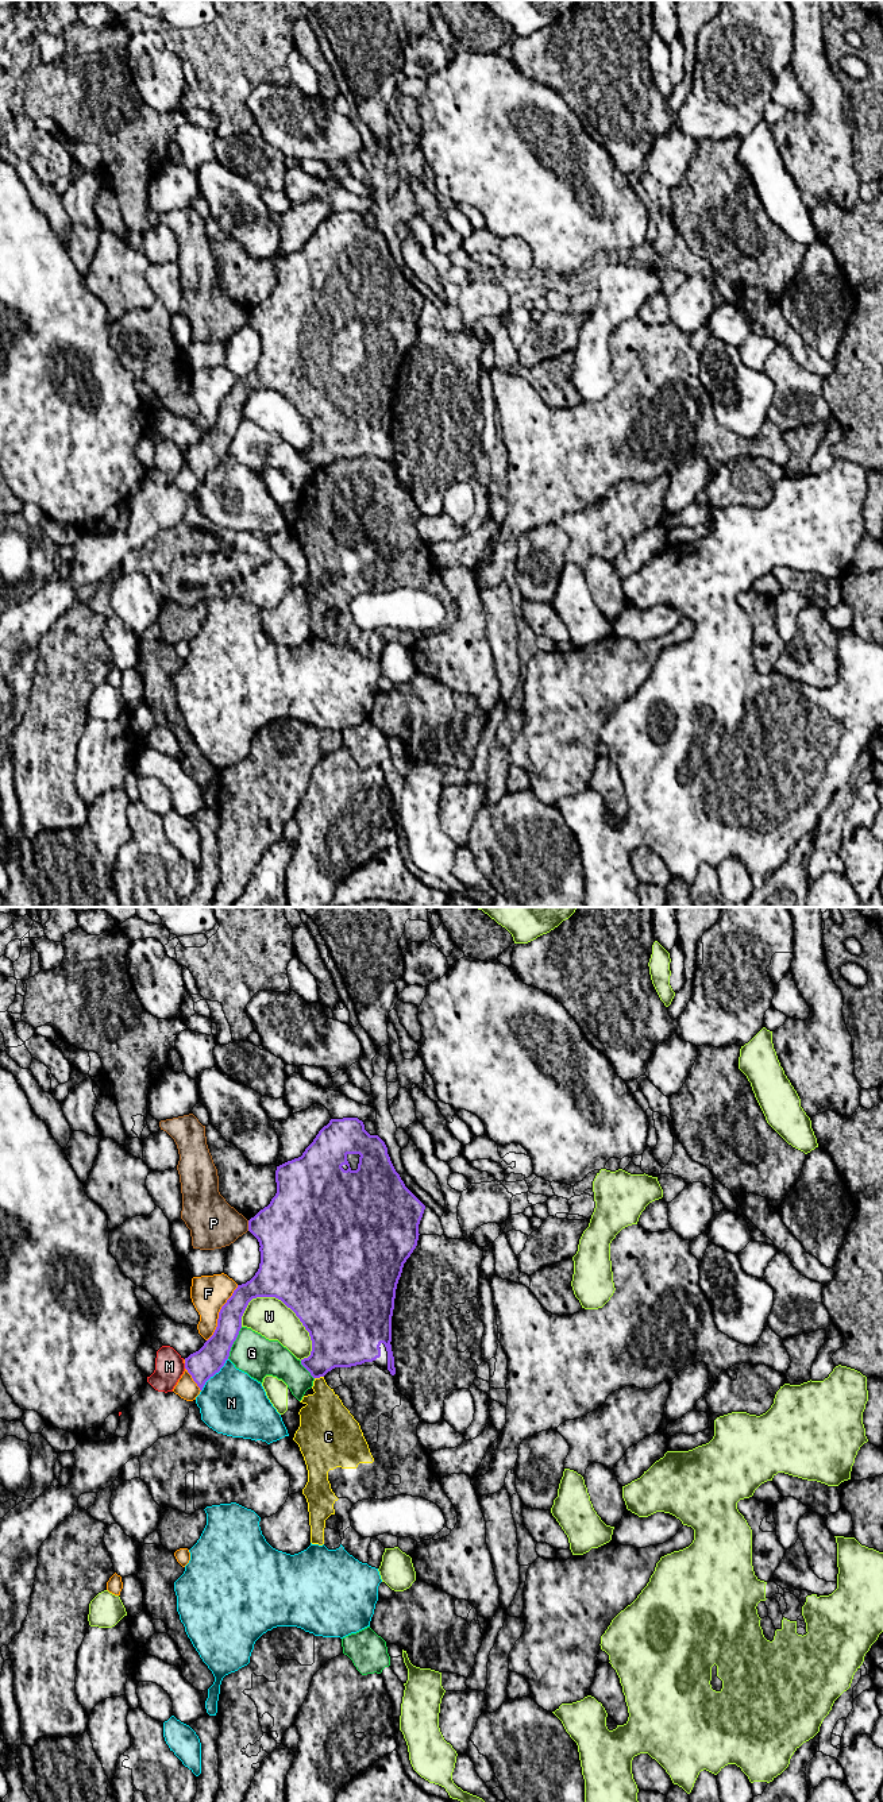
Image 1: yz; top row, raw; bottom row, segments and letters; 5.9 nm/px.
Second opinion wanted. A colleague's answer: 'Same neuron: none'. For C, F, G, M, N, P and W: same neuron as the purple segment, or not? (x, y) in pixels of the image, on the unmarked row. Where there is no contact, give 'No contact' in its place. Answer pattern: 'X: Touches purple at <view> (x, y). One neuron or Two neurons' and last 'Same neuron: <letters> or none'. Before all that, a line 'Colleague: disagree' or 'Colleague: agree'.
Colleague: agree
C: Touches purple at yz (319, 470). Two neurons
F: Touches purple at yz (219, 406). Two neurons
G: Touches purple at yz (232, 436). Two neurons
M: Touches purple at yz (185, 459). Two neurons
N: Touches purple at yz (213, 467). Two neurons
P: Touches purple at yz (249, 319). Two neurons
W: Touches purple at yz (296, 408). Two neurons
Same neuron: none

